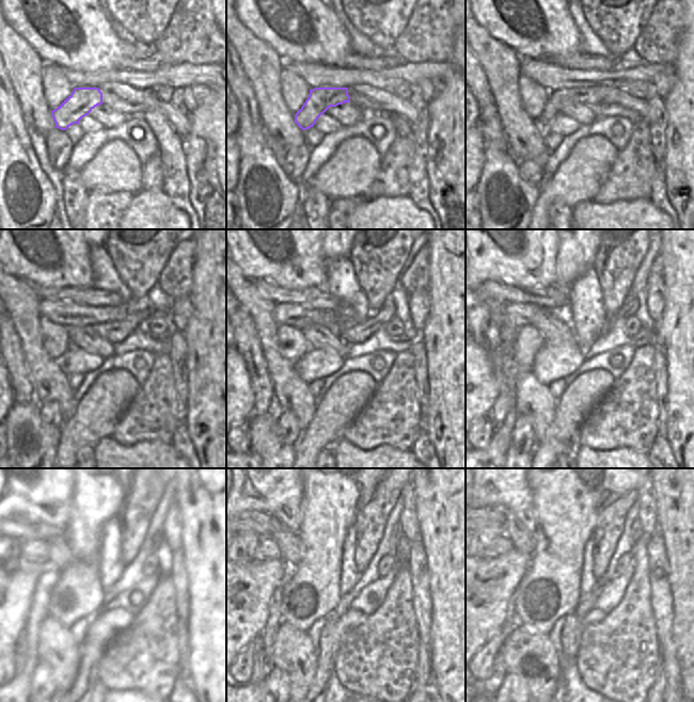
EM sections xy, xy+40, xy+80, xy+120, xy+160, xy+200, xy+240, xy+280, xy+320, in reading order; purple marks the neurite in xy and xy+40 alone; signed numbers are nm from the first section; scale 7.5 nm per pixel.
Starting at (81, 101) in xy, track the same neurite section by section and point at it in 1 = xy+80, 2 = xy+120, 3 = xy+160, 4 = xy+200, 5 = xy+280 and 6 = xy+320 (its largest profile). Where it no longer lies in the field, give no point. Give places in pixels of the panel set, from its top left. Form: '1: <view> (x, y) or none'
1: xy+80 (592, 96)
2: xy+120 (113, 332)
3: xy+160 (351, 334)
4: xy+200 (630, 305)
5: xy+280 (397, 532)
6: xy+320 (636, 528)

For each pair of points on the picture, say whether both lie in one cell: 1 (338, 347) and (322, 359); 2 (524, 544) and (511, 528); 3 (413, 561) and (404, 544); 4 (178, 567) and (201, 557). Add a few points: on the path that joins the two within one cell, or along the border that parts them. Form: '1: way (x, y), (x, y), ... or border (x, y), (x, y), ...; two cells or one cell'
1: border (310, 347), (331, 347), (344, 357); two cells
2: way (523, 540), (516, 532); one cell
3: border (410, 544), (410, 557), (407, 564); two cells
4: border (182, 547), (188, 588); two cells

